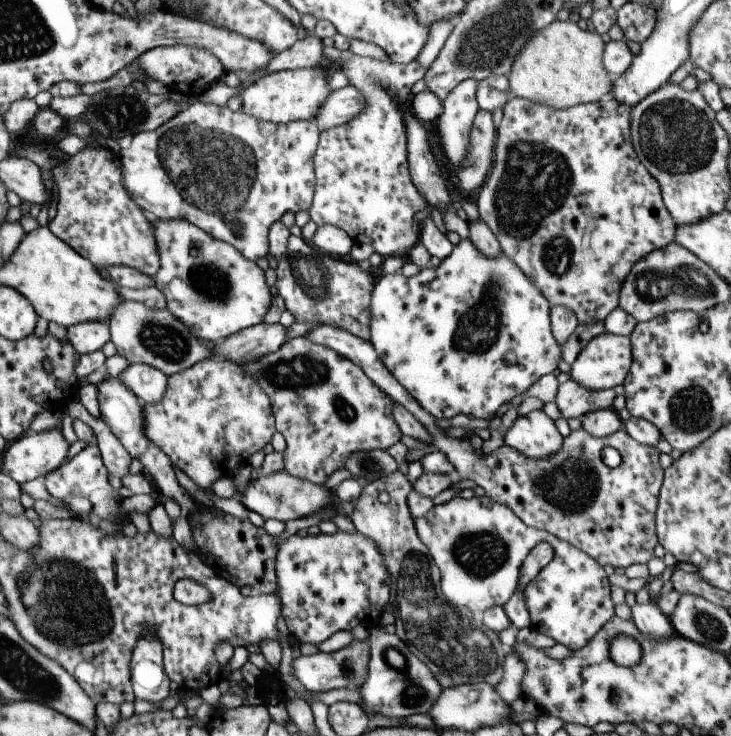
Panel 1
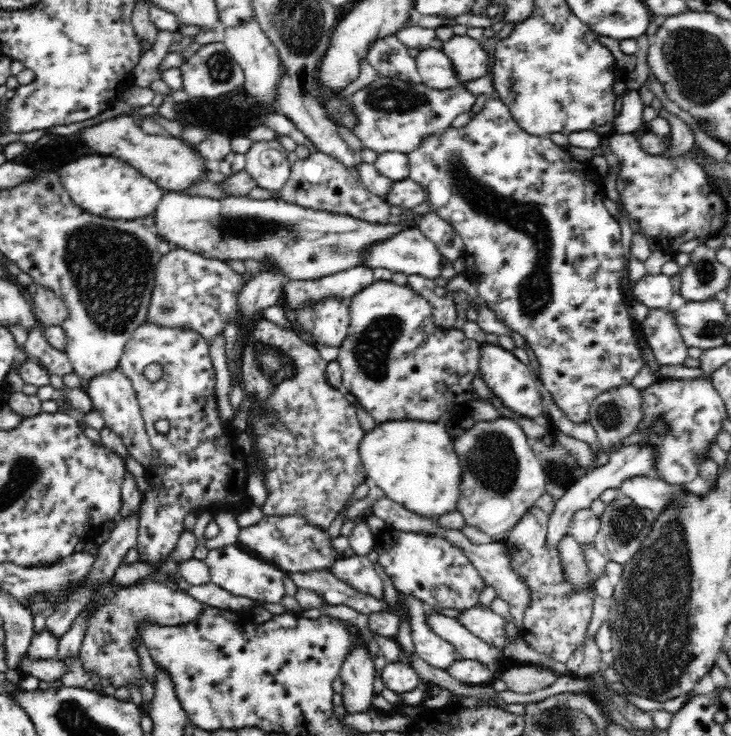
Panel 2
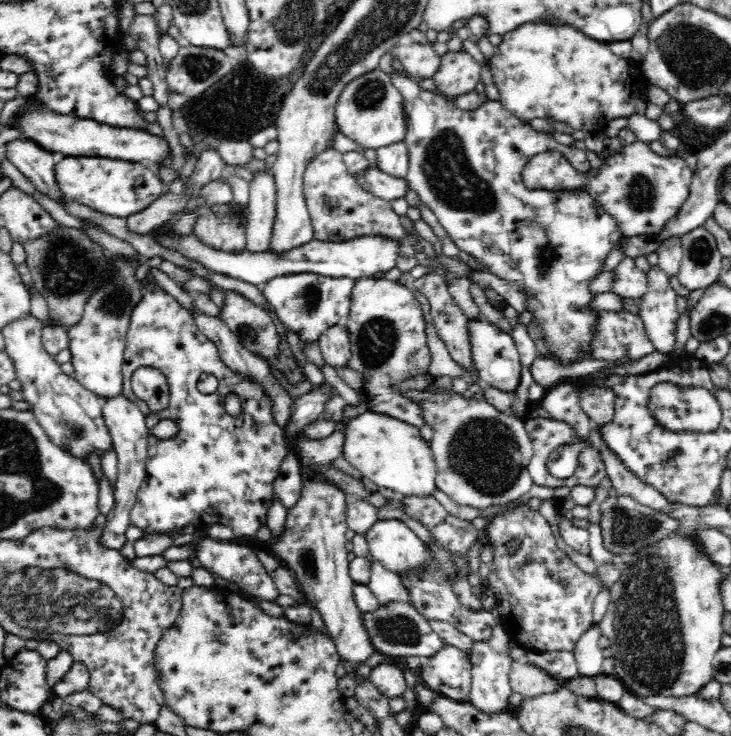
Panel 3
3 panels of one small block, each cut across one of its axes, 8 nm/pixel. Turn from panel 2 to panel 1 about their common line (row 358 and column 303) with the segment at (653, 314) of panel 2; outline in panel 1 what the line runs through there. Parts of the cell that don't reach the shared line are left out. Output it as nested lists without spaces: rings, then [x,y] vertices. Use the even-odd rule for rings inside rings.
[[[353,639],[345,648],[340,648],[332,653],[317,652],[306,657],[300,655],[292,660],[291,668],[293,668],[293,676],[308,691],[327,692],[340,688],[358,690],[365,682],[369,657],[370,646],[368,639]]]

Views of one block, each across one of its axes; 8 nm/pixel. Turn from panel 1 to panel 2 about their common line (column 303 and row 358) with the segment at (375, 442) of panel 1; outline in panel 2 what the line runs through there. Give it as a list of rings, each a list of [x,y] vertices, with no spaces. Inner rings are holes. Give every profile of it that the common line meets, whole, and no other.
[[[375,281],[352,296],[349,315],[347,338],[338,346],[342,389],[356,396],[366,414],[370,414],[377,423],[398,420],[438,422],[450,412],[454,416],[454,423],[458,423],[457,419],[470,417],[468,406],[472,402],[484,401],[497,410],[499,417],[512,419],[516,416],[498,397],[484,400],[472,385],[480,372],[481,344],[467,338],[461,328],[439,327],[434,322],[430,303],[412,288],[391,281]]]

